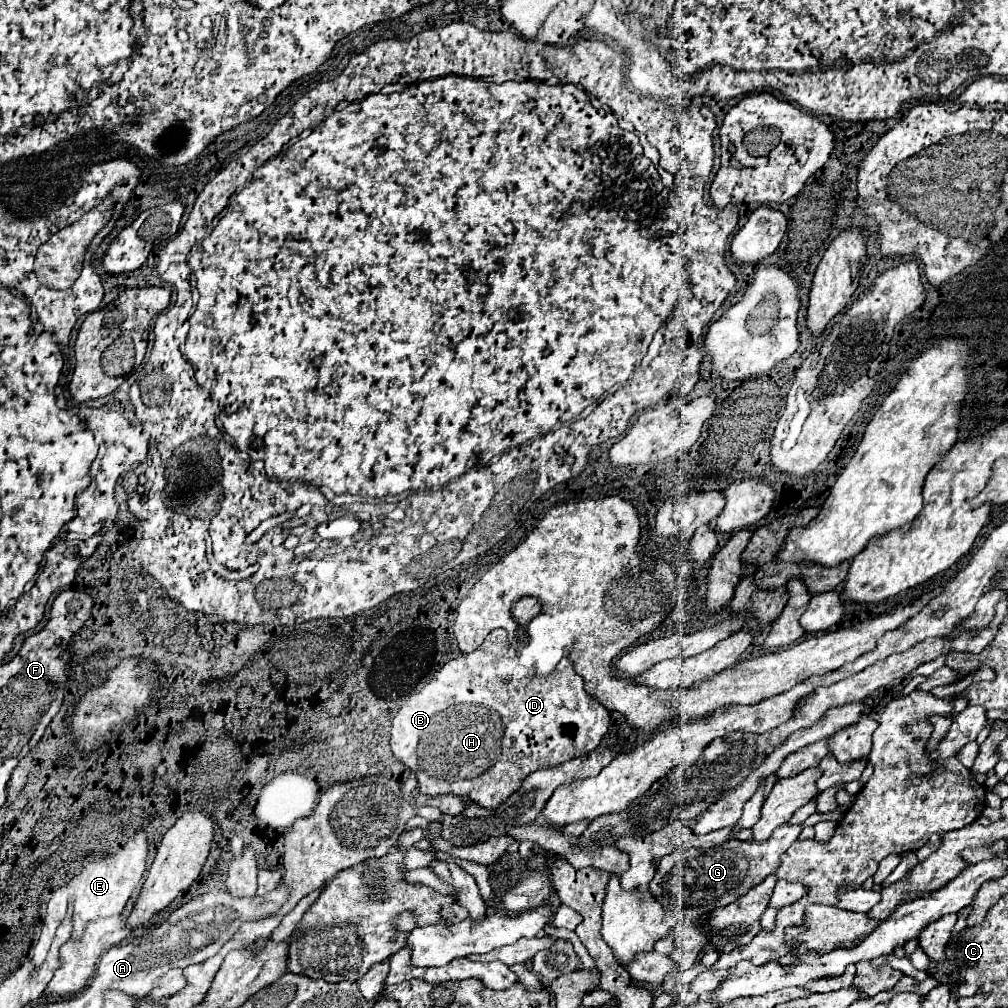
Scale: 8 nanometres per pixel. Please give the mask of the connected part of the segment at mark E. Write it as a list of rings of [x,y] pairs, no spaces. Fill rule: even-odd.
[[[137,833],[119,851],[111,853],[109,857],[105,857],[101,861],[87,863],[81,869],[81,873],[77,873],[69,883],[59,887],[47,903],[47,911],[45,911],[45,917],[43,917],[43,927],[41,927],[39,941],[29,951],[27,959],[31,959],[31,965],[37,967],[45,961],[45,955],[47,955],[47,949],[53,941],[55,929],[67,917],[67,909],[69,909],[71,903],[73,903],[73,915],[71,915],[73,933],[71,933],[71,939],[79,939],[85,933],[85,927],[87,927],[89,921],[95,921],[99,917],[107,917],[107,915],[113,915],[113,913],[119,915],[123,911],[125,903],[129,901],[133,889],[137,887],[137,883],[143,877],[145,861],[147,861],[147,839],[145,839],[143,833]],[[71,897],[73,897],[73,901],[71,901]]]

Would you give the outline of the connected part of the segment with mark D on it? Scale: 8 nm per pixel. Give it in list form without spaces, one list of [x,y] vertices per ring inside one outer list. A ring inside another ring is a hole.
[[[503,629],[491,631],[483,645],[473,653],[447,661],[423,687],[423,691],[443,695],[443,699],[435,699],[439,707],[447,707],[447,703],[479,703],[491,707],[491,711],[499,711],[499,719],[503,719],[499,763],[495,763],[495,767],[487,767],[487,771],[483,771],[483,775],[475,775],[475,779],[455,779],[455,783],[447,783],[447,779],[431,779],[427,771],[419,771],[419,767],[415,767],[415,751],[411,751],[411,747],[391,747],[393,755],[417,775],[419,791],[423,795],[467,795],[481,807],[497,807],[497,803],[505,801],[515,789],[519,789],[521,781],[537,769],[557,767],[569,759],[591,753],[609,727],[609,711],[585,693],[583,679],[575,673],[567,655],[559,661],[551,675],[529,677],[527,671],[519,667],[515,651]],[[563,725],[575,727],[571,731],[573,735],[565,735]]]

